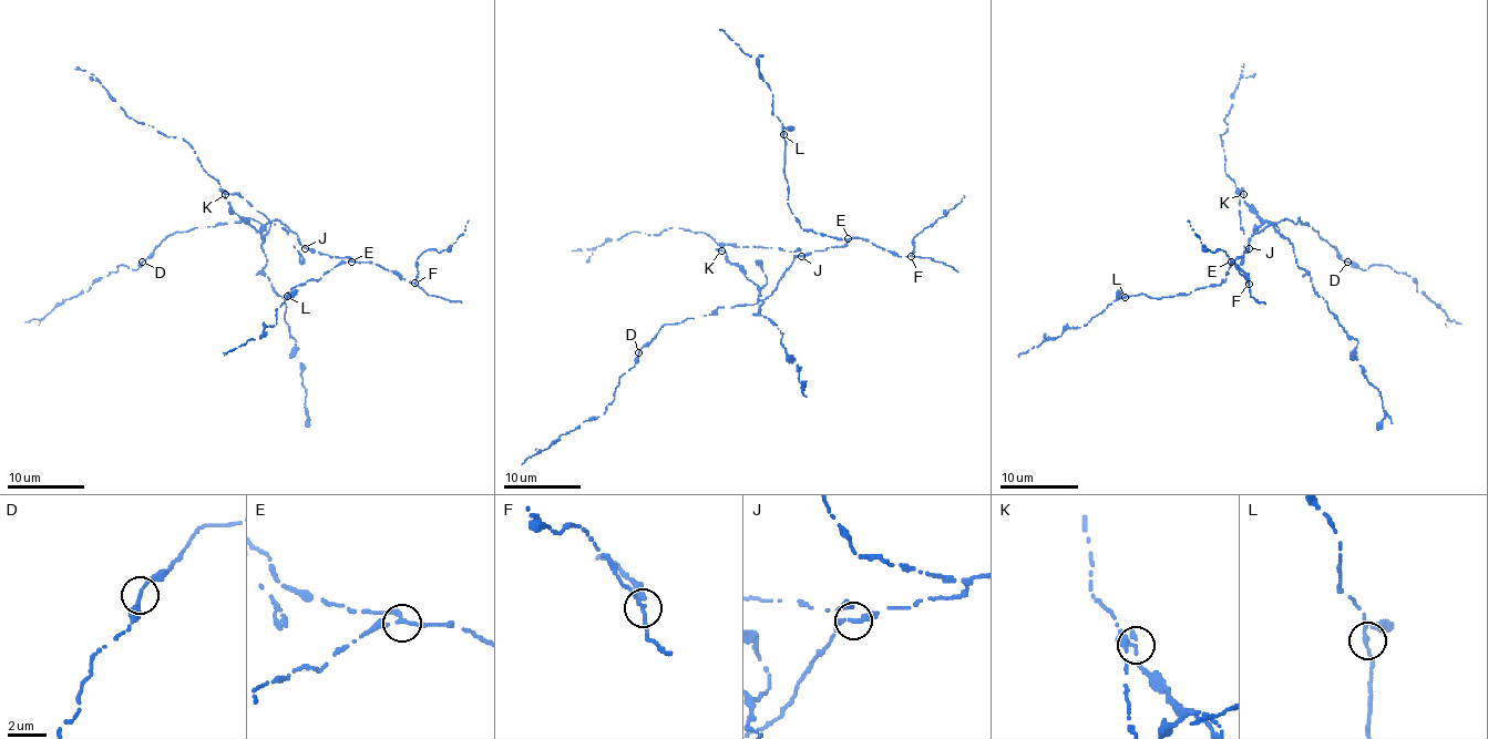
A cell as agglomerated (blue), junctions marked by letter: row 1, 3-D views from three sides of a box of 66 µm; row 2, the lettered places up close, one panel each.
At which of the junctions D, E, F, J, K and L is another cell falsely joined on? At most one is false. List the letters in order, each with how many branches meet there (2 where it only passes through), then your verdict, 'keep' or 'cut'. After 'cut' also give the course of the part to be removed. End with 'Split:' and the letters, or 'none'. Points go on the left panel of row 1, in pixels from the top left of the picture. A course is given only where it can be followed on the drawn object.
D: 2 branches meet; keep
E: 3 branches meet; keep
F: 3 branches meet; keep
J: 3 branches meet; keep
K: 3 branches meet; cut; foreign part runs (225, 194), (229, 207), (262, 236), (262, 269), (285, 303), (284, 318), (300, 363), (305, 426)
L: 3 branches meet; keep
Split: K

